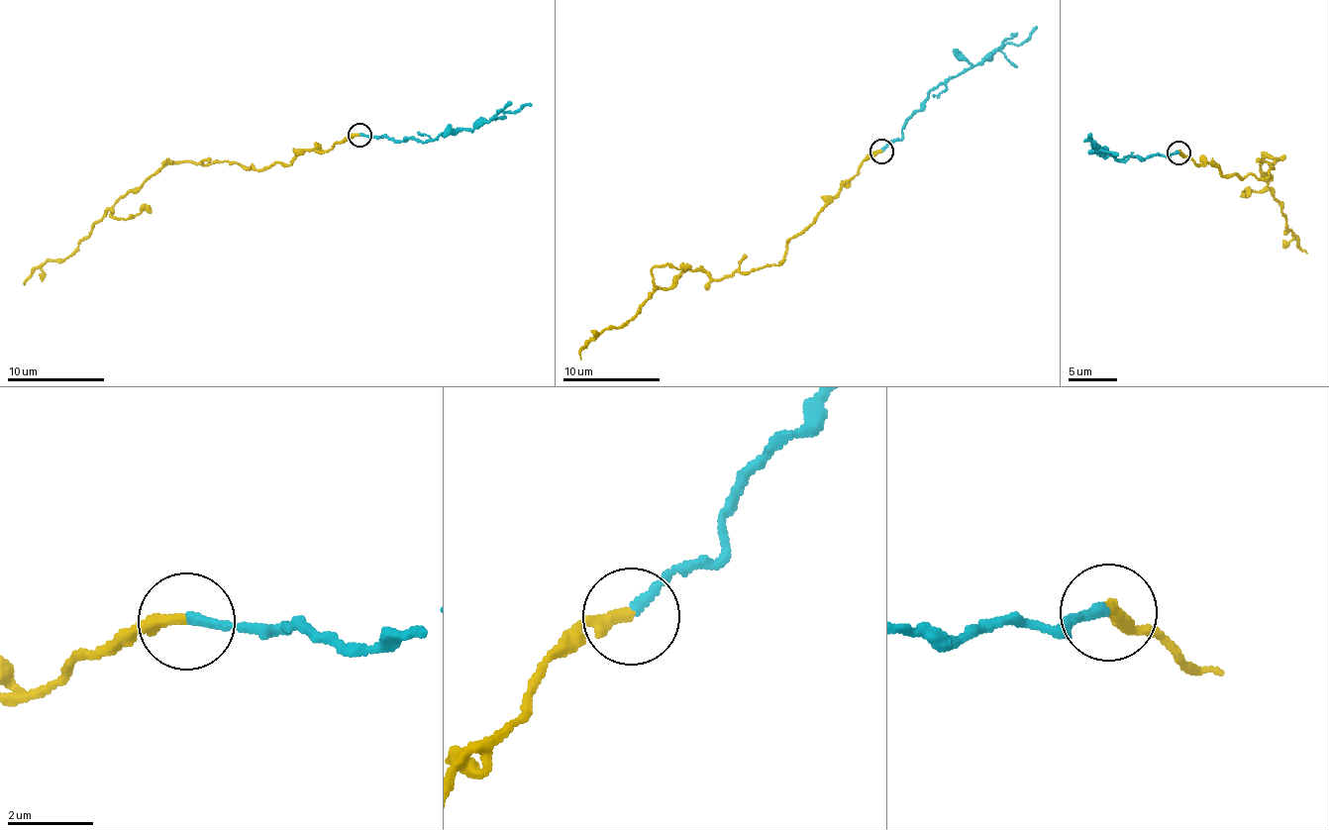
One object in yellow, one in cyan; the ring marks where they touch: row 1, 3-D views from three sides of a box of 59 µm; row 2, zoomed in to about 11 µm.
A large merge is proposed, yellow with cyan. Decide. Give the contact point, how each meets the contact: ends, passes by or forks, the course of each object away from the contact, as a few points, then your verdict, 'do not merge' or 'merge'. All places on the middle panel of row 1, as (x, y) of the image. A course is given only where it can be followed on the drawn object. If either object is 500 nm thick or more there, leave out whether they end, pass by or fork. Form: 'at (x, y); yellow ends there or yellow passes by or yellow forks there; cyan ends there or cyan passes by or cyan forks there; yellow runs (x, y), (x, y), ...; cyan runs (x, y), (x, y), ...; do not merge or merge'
at (881, 152); yellow ends there; cyan ends there; yellow runs (880, 152), (871, 153), (792, 237), (780, 261), (710, 278), (682, 271), (638, 313), (593, 336), (581, 359); cyan runs (883, 152), (902, 137), (904, 122), (936, 88), (984, 61), (1007, 45), (1024, 44), (1037, 27); do not merge

